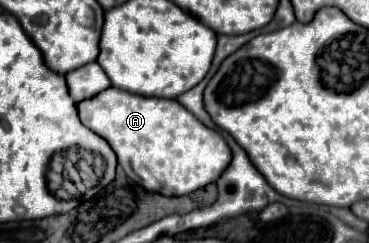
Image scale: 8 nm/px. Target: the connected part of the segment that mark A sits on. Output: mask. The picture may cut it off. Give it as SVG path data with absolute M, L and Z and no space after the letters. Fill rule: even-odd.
M112 86L80 102L78 116L84 126L110 144L128 178L162 196L192 194L216 182L232 158L226 140L198 122L178 100L134 96Z

